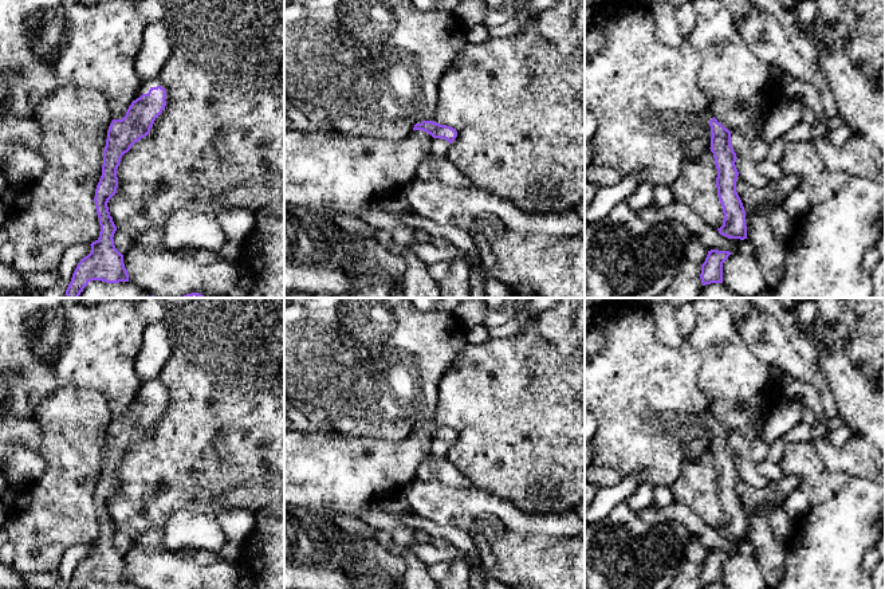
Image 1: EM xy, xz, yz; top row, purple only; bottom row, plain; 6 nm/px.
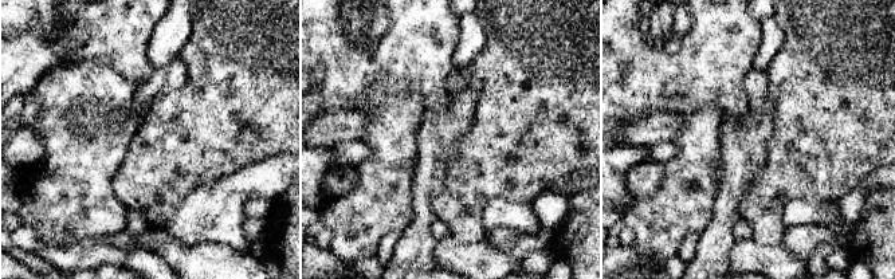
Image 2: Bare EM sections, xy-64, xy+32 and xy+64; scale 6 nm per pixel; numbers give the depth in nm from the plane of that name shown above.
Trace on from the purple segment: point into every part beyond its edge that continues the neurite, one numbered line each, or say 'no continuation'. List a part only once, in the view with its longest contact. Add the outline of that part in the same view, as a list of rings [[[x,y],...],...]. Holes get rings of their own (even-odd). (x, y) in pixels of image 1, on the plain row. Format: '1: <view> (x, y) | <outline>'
1: xy (145, 387) | [[[157,377],[146,382],[141,382],[139,390],[142,394],[148,394],[152,388],[161,386],[166,390],[164,382]]]

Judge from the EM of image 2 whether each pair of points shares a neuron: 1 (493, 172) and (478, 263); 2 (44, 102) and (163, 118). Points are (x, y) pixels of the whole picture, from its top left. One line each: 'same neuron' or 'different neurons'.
1: different neurons
2: different neurons

